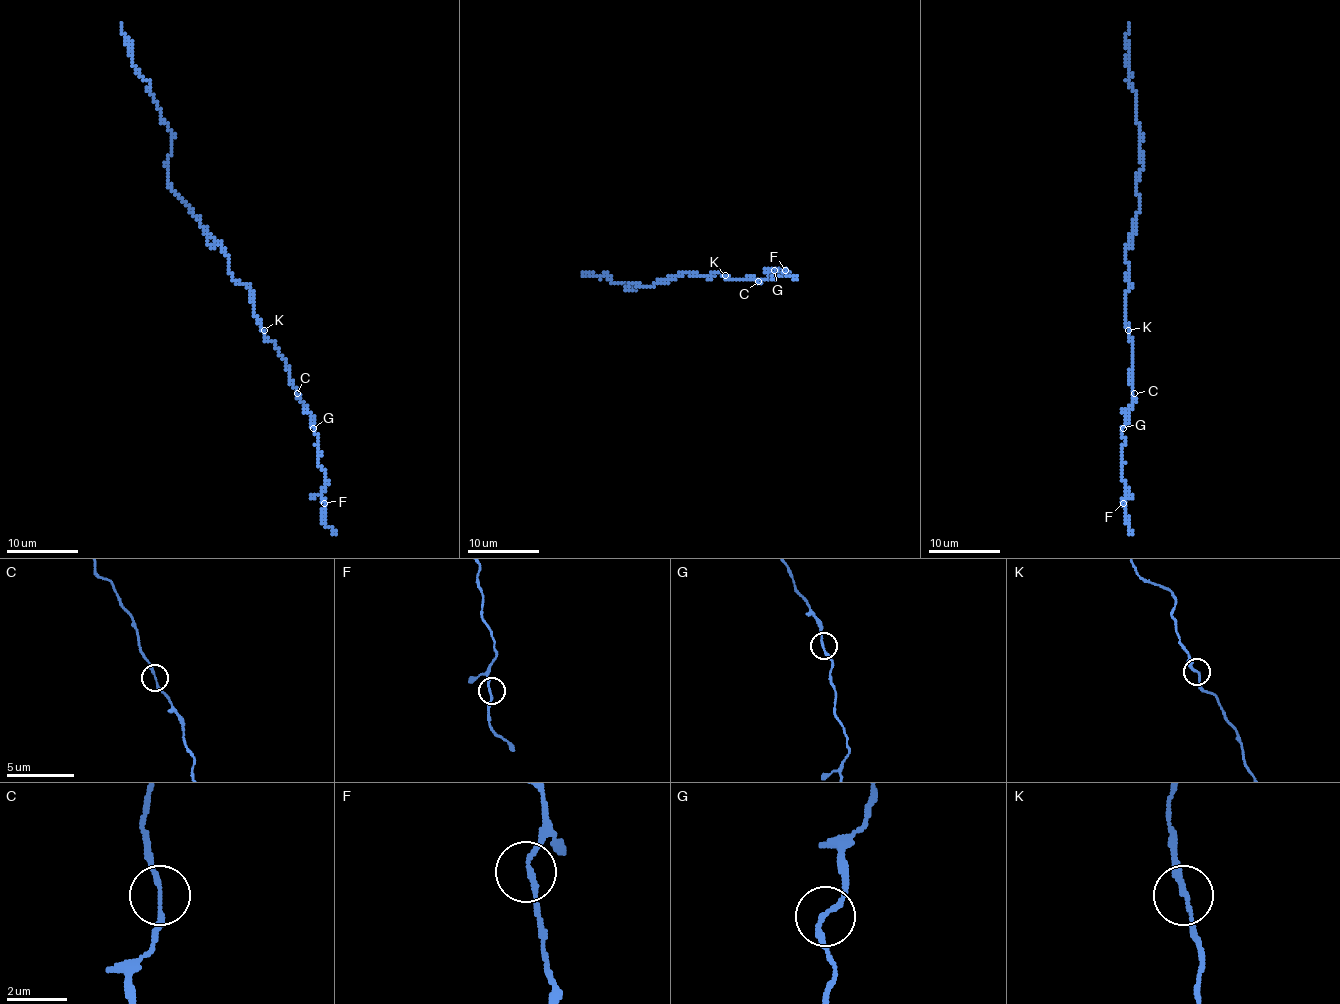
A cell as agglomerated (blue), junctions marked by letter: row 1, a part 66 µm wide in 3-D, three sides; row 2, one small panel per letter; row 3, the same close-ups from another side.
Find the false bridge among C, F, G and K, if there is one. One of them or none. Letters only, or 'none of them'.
K

